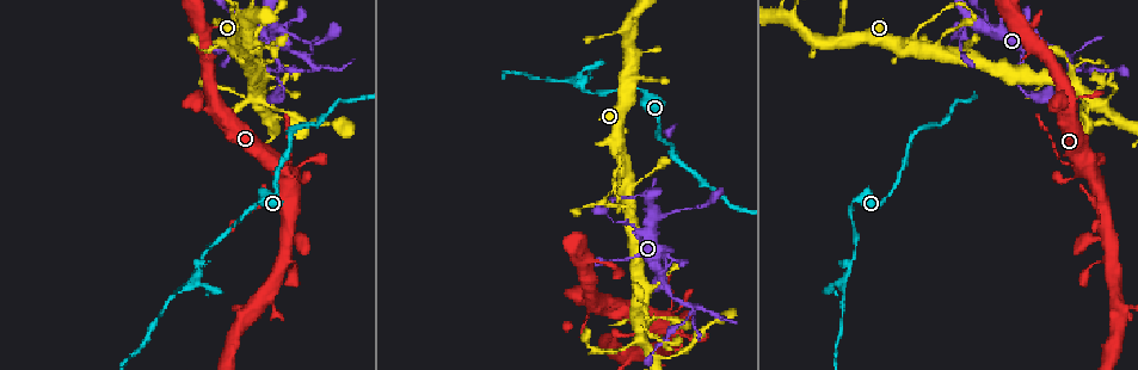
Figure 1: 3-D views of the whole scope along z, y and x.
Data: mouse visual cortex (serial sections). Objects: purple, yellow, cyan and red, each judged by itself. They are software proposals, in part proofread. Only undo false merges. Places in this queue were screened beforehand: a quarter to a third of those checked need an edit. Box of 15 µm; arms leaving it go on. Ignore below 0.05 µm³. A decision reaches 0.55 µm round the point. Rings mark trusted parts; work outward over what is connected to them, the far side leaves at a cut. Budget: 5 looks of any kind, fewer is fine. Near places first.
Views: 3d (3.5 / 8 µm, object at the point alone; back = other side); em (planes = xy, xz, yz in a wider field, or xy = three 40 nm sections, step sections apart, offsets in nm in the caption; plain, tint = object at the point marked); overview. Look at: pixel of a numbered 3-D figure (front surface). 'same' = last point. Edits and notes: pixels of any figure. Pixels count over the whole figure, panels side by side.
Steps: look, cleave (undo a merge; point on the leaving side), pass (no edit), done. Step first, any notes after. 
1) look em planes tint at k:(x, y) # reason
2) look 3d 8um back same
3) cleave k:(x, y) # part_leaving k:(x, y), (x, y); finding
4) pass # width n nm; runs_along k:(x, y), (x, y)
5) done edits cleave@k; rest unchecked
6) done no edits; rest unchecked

look em xy step 1 tint at 1:(618, 149) # arms part here

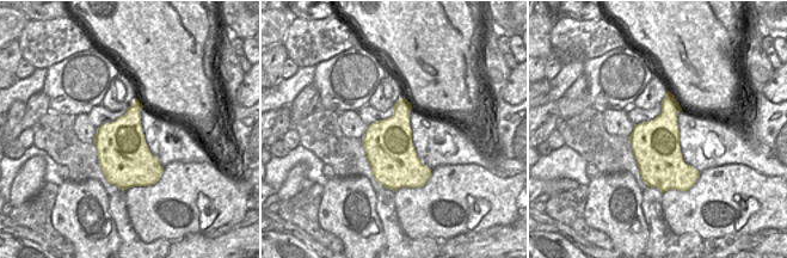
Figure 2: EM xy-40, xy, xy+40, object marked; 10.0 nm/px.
look 3d 3.5um back same

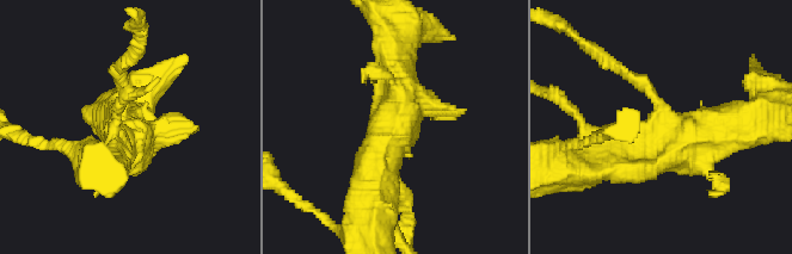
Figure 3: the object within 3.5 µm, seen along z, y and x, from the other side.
pass # all the same cell

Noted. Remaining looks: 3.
look 3d 3.5um at 1:(629, 205) # two arms in line, one across

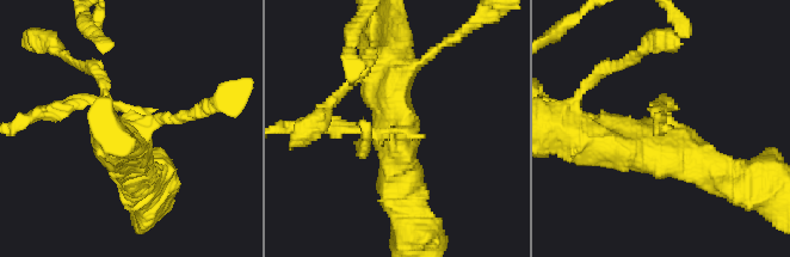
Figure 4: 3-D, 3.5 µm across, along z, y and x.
look em xy step 5 tint at 4:(399, 133) # now the EM

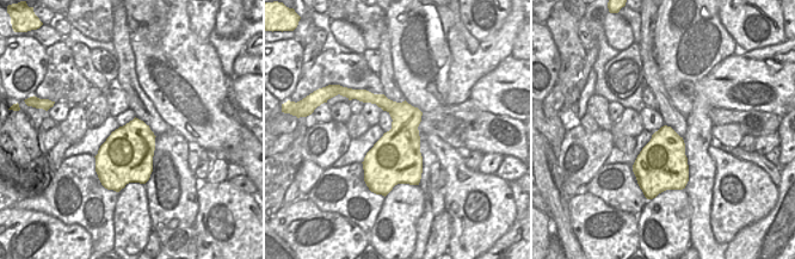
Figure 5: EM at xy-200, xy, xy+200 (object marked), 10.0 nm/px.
look em xy step 2 tint same

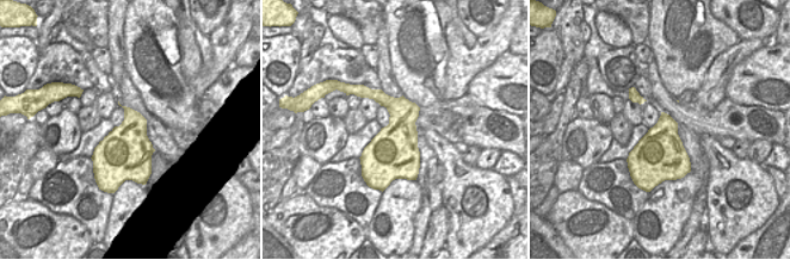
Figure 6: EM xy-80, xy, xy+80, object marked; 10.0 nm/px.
pass # runs_along 4:(581, 142), (676, 150), (730, 178); one cell here

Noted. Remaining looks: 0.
done no edits; rest unchecked

